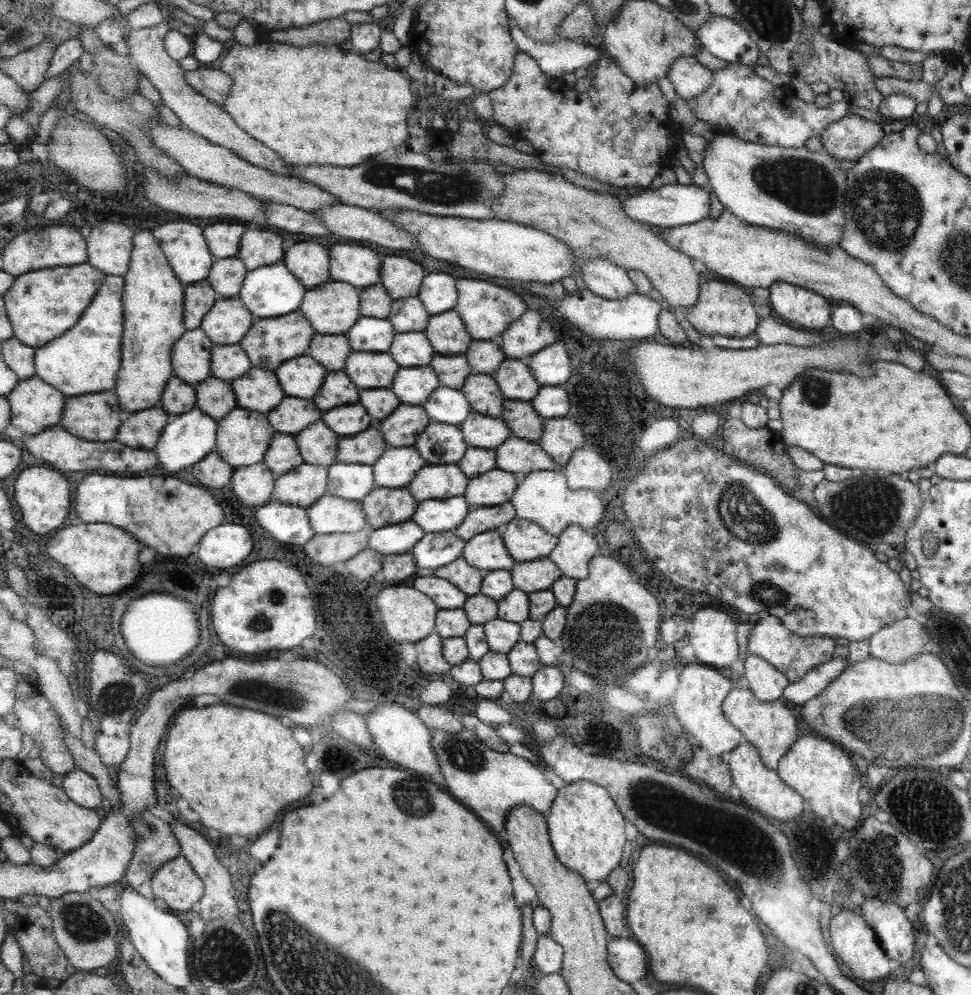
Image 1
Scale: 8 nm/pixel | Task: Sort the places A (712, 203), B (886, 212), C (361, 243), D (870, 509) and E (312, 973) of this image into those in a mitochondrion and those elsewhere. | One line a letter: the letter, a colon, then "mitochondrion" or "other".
A: other
B: mitochondrion
C: other
D: mitochondrion
E: mitochondrion

